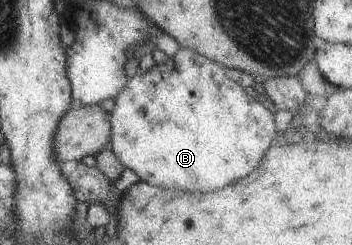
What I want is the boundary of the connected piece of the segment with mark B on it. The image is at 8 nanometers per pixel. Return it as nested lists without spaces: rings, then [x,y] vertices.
[[[181,47],[177,54],[155,64],[146,74],[138,69],[127,80],[110,114],[111,151],[122,169],[131,169],[147,185],[209,192],[245,178],[257,168],[278,133],[273,115],[255,96],[247,95],[242,86],[229,79],[222,64]]]

